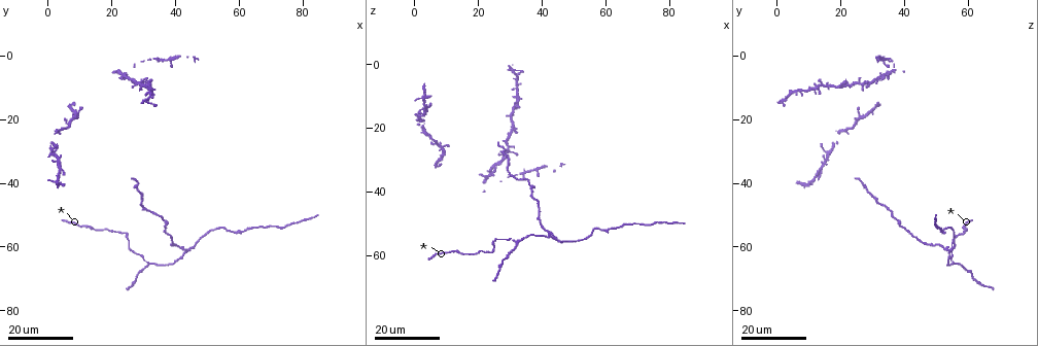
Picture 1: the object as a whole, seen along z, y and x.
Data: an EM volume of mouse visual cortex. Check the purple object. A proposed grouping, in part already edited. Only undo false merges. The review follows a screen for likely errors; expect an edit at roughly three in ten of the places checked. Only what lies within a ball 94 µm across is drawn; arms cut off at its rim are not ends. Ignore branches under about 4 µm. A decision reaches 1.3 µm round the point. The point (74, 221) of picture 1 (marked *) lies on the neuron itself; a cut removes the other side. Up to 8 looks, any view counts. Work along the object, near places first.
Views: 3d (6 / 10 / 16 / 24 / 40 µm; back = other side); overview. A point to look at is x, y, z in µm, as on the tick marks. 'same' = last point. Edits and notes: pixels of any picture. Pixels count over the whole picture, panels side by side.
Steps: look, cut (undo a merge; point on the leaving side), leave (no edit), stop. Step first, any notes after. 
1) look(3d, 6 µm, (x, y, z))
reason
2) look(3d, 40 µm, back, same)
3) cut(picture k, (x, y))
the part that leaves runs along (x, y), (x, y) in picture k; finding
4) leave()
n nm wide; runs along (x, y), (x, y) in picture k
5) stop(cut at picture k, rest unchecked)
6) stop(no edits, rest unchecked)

look(3d, 24 µm, (13.5, 54.0, 59.0))

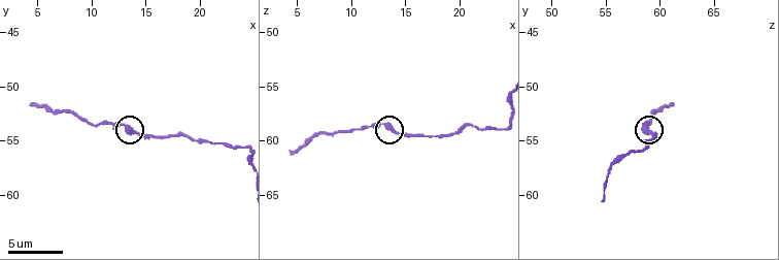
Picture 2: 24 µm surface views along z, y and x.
look(3d, 6 µm, (14.0, 54.2, 59.0))

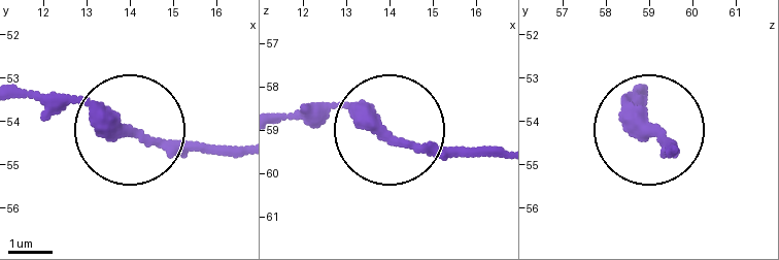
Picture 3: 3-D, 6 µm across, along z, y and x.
leave()
270 nm wide; runs along (281, 119), (360, 107), (404, 137), (493, 152) in picture 3; one neuron here

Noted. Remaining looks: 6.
look(3d, 16 µm, (32.5, 65.0, 56.5))
branch point

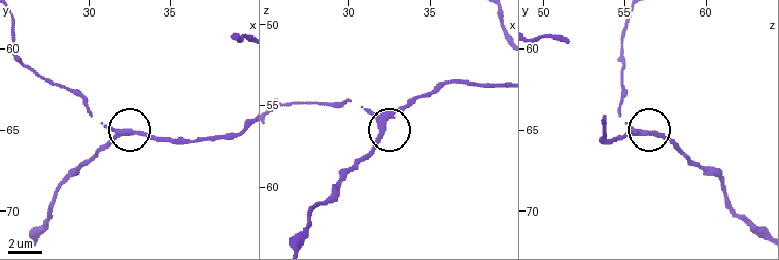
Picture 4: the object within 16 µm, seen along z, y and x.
look(3d, 6 µm, (32.0, 65.2, 56.1))

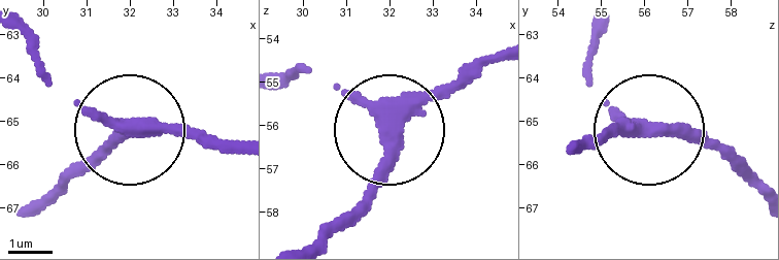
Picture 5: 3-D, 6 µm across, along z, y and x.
leave()
runs along (278, 78), (304, 67), (385, 133), (385, 177), (348, 219) in picture 5; all the same neuron

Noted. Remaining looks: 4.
look(3d, 24 µm, (40.0, 64.5, 54.0))
narrows sharply

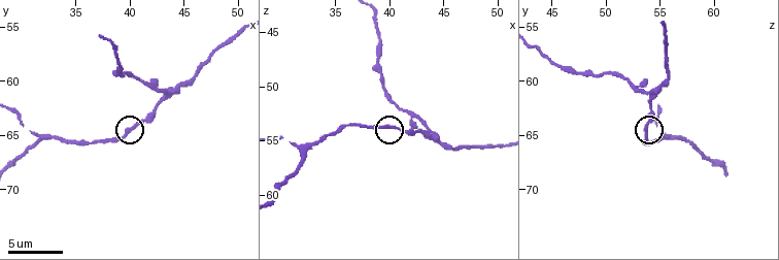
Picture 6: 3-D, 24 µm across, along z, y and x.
look(3d, 10 µm, (40.4, 64.2, 53.8))
closer look

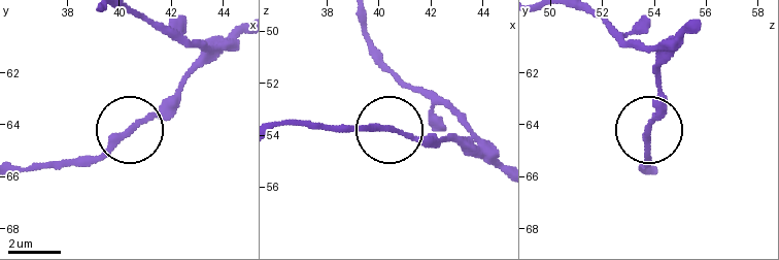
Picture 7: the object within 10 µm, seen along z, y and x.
leave()
one neuron here

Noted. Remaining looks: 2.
look(3d, 10 µm, (43.8, 61.0, 54.2))
three-way junction

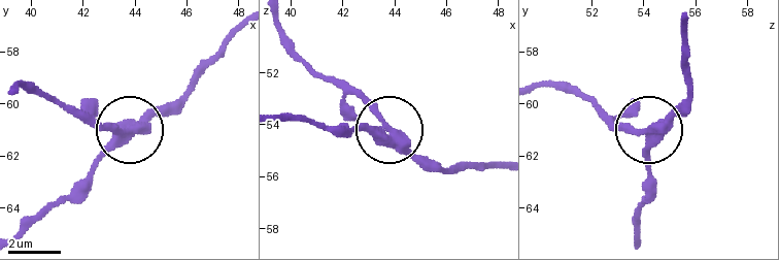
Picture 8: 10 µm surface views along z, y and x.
cut(picture 8, (373, 106))
370 nm wide; the part that leaves runs along (395, 139), (362, 101), (335, 88), (277, 22) in picture 8; a second neuron is stuck on

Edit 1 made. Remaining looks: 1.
stop(cut at picture 8, rest unchecked)

